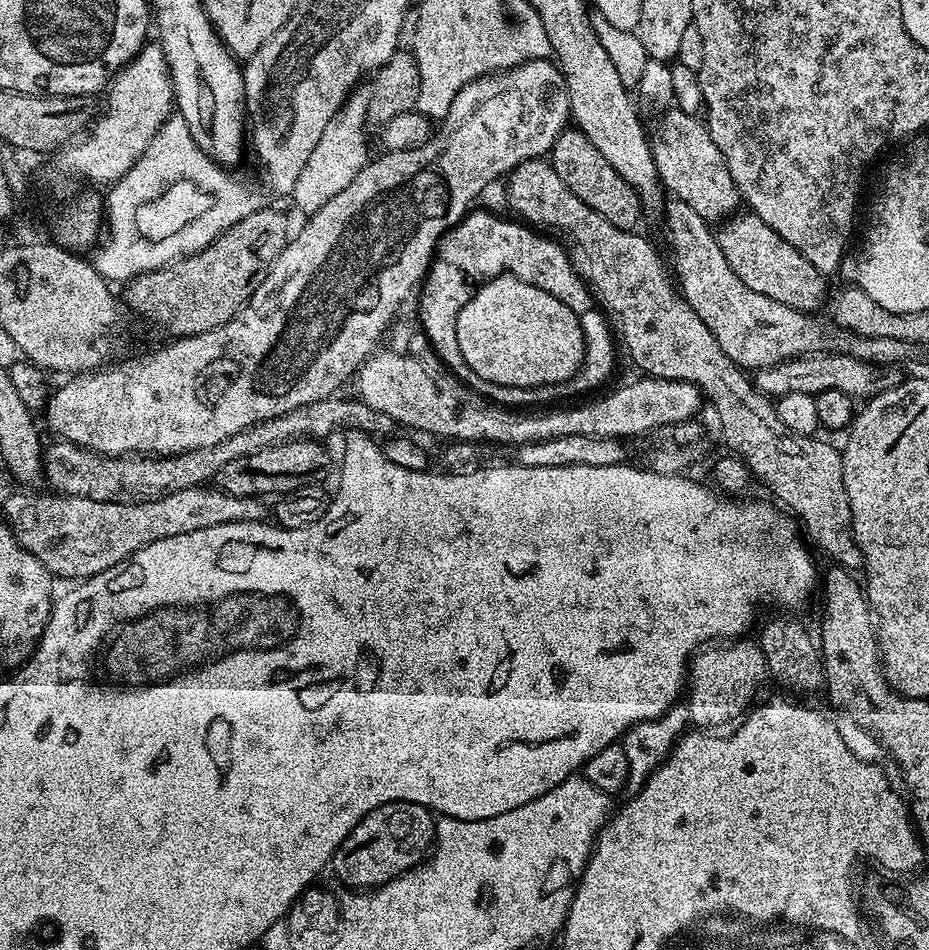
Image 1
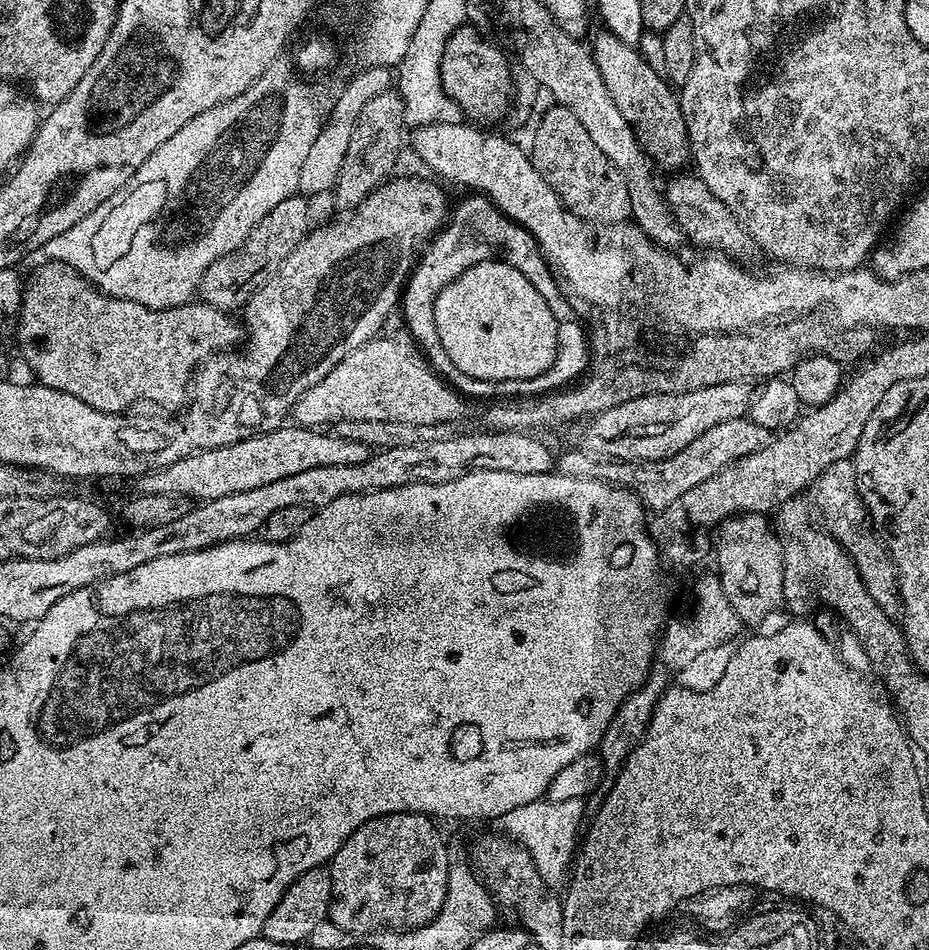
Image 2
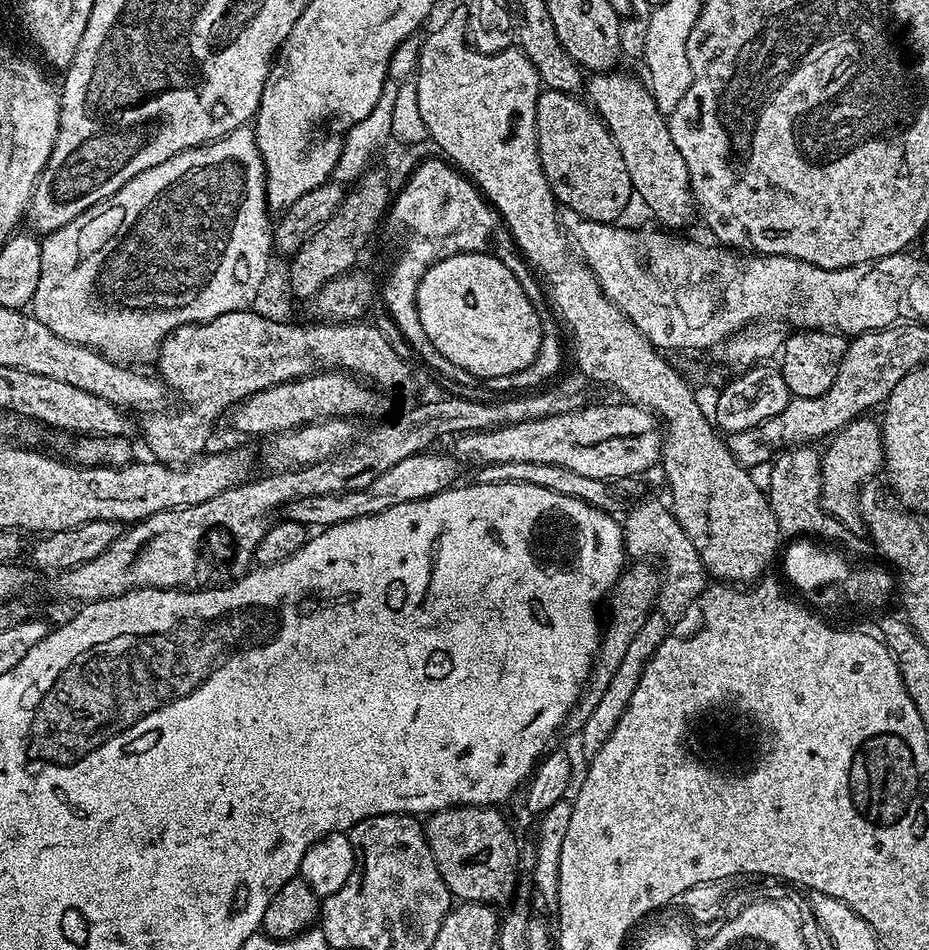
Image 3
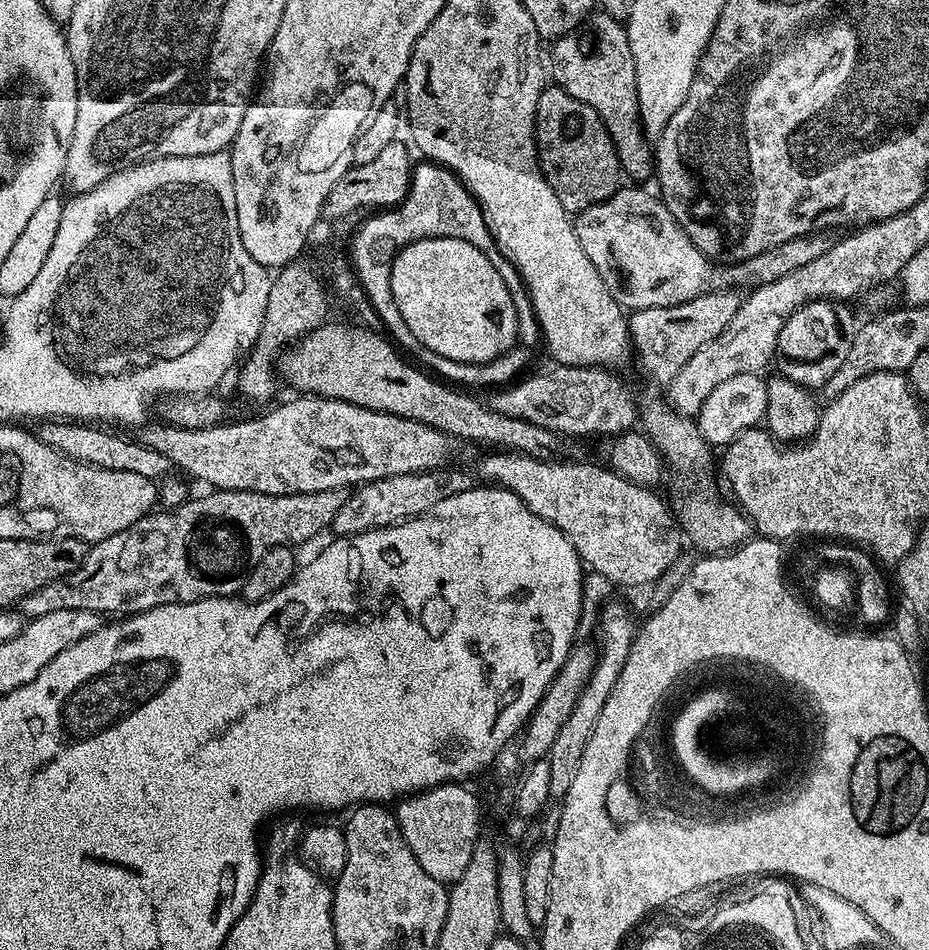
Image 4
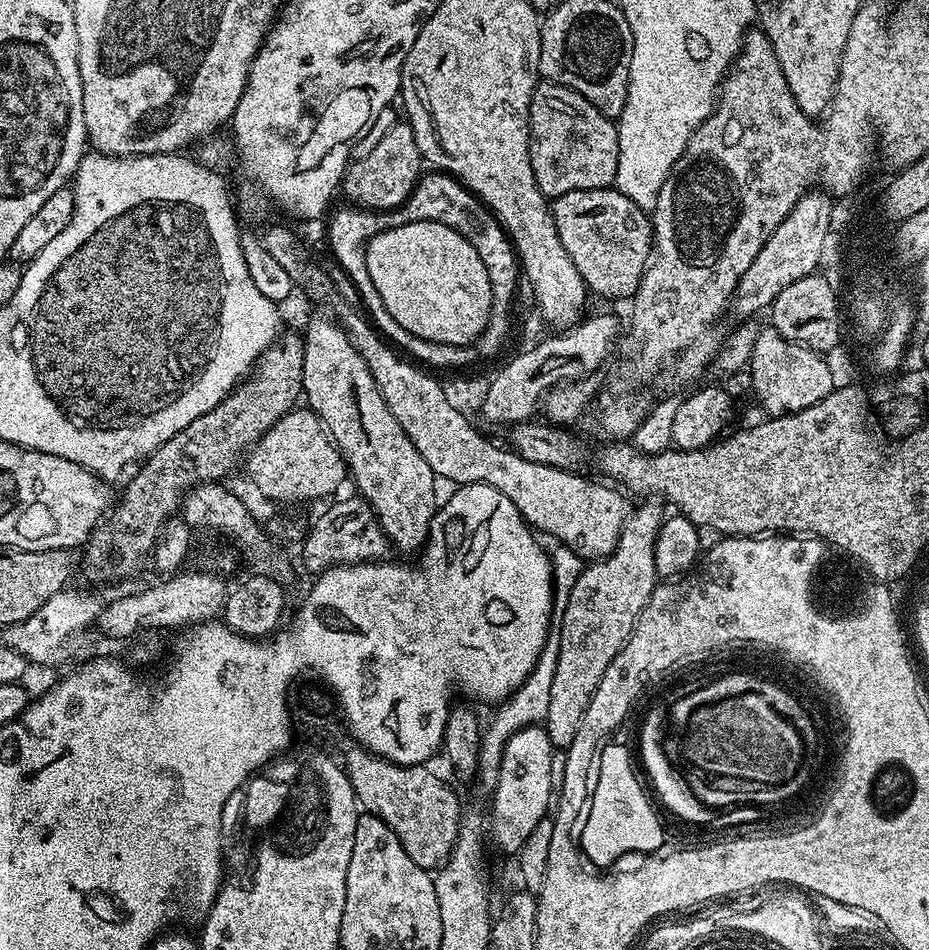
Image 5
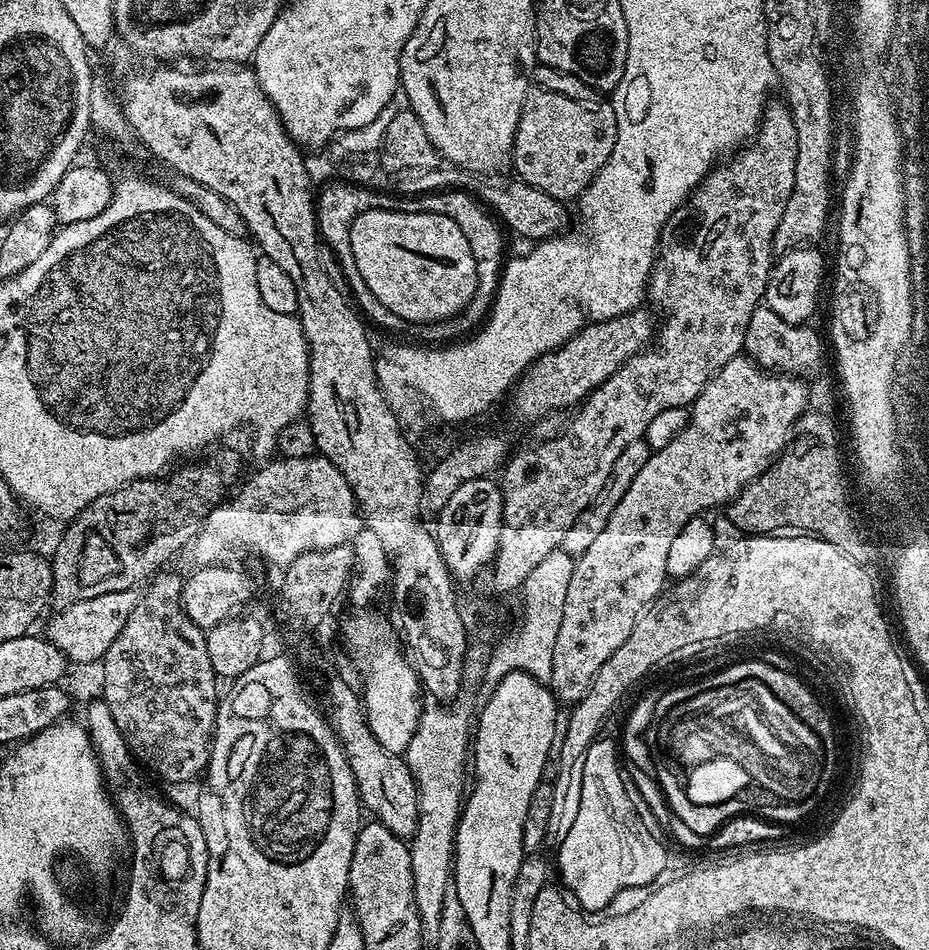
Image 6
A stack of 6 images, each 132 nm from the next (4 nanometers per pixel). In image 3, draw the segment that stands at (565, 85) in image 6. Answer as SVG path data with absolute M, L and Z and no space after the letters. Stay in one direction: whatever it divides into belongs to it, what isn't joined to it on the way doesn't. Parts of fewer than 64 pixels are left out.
M541 91L536 107L536 145L540 165L557 205L574 210L582 220L610 224L619 221L628 203L634 200L630 174L626 170L626 162L622 162L622 150L618 150L604 121L583 99L575 99L578 98L570 92Z

